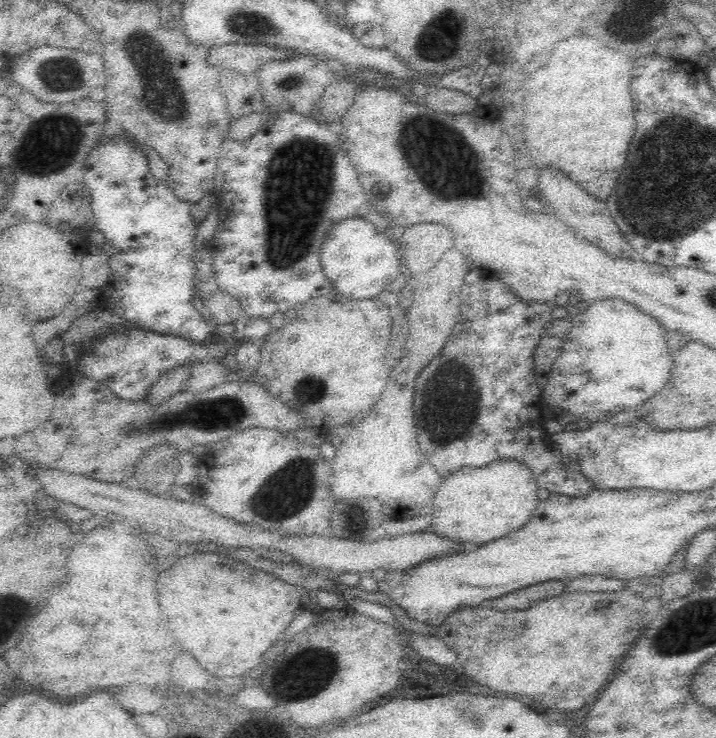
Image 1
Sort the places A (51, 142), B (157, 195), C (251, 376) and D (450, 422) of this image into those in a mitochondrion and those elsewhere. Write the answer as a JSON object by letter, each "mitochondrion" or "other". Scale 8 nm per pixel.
{"A":"mitochondrion","B":"other","C":"other","D":"mitochondrion"}

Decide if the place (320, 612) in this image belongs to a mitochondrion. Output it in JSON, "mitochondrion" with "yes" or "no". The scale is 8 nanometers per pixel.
{"mitochondrion":"no"}

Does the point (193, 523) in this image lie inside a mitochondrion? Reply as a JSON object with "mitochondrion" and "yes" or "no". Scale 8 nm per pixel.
{"mitochondrion":"no"}

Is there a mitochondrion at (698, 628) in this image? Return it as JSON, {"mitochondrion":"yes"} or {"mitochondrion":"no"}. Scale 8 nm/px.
{"mitochondrion":"yes"}

